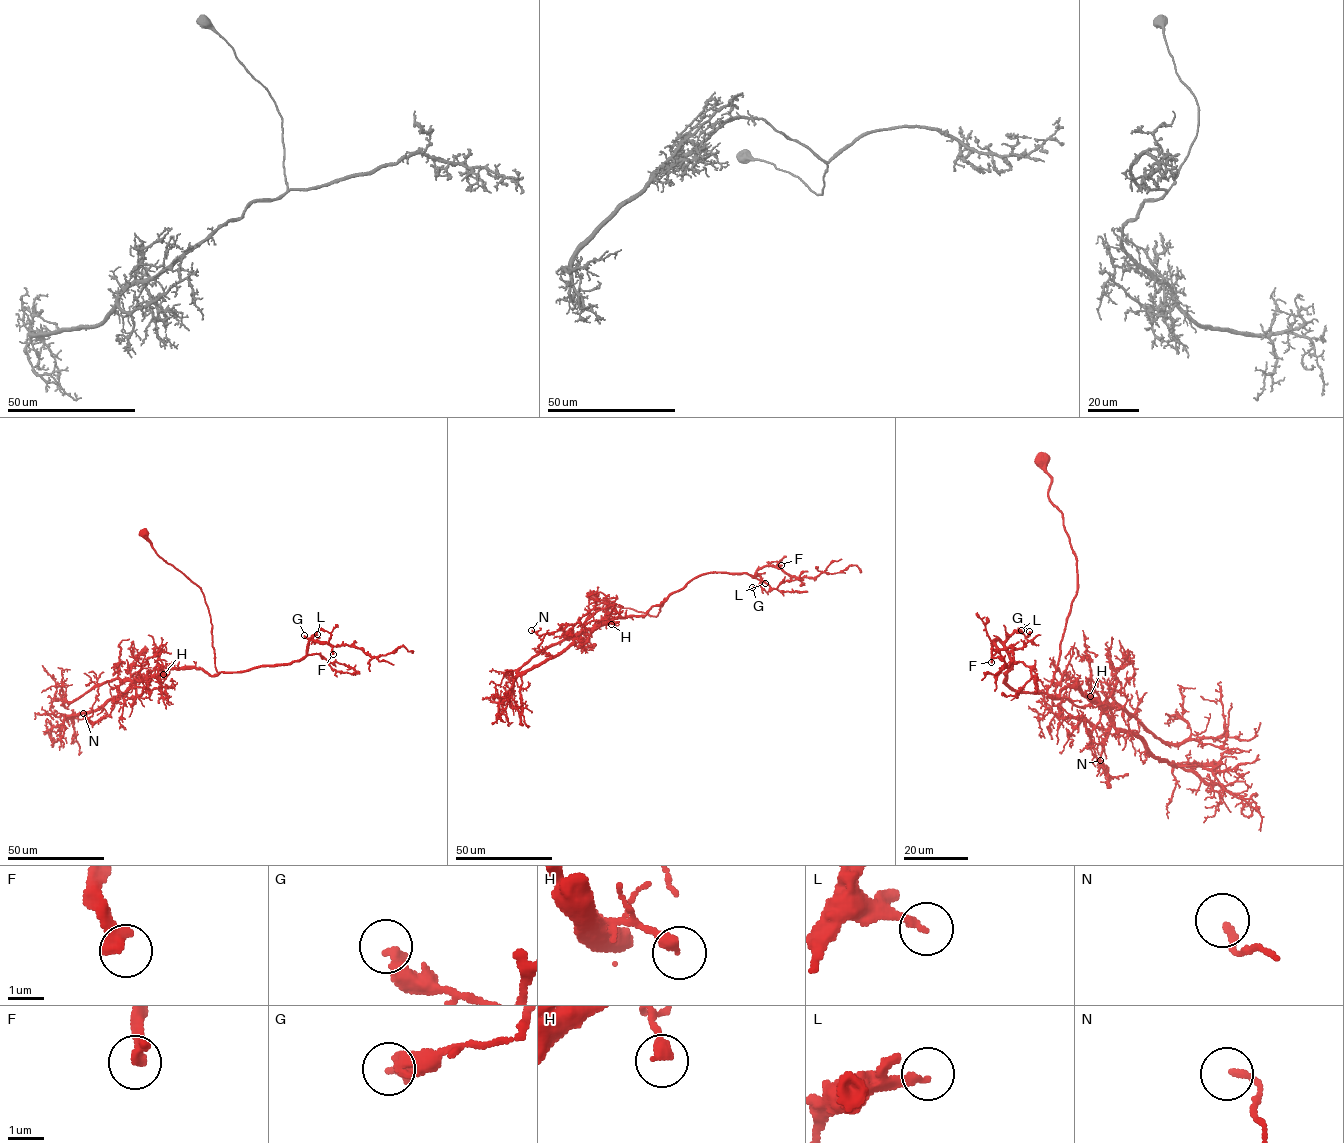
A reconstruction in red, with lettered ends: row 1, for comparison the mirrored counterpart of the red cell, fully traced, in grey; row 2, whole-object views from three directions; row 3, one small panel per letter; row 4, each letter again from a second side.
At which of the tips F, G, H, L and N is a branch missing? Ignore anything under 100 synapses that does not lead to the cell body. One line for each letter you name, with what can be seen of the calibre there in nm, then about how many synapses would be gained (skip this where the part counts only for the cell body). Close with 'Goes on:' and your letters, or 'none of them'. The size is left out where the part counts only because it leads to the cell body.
F: Thickness 360 nm. Roughly 110 synapses
L: Thickness 220 nm. Roughly 110 synapses
Goes on: F, L

